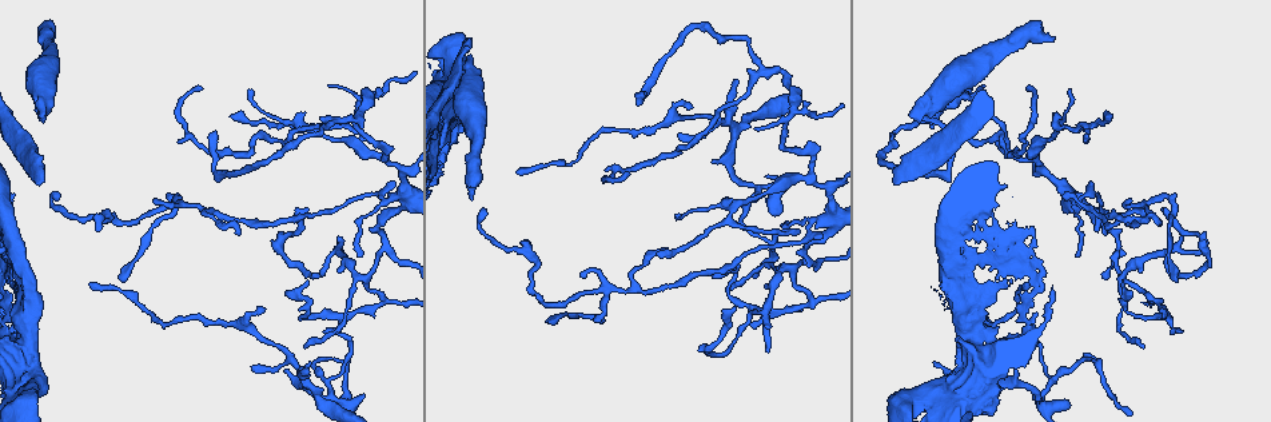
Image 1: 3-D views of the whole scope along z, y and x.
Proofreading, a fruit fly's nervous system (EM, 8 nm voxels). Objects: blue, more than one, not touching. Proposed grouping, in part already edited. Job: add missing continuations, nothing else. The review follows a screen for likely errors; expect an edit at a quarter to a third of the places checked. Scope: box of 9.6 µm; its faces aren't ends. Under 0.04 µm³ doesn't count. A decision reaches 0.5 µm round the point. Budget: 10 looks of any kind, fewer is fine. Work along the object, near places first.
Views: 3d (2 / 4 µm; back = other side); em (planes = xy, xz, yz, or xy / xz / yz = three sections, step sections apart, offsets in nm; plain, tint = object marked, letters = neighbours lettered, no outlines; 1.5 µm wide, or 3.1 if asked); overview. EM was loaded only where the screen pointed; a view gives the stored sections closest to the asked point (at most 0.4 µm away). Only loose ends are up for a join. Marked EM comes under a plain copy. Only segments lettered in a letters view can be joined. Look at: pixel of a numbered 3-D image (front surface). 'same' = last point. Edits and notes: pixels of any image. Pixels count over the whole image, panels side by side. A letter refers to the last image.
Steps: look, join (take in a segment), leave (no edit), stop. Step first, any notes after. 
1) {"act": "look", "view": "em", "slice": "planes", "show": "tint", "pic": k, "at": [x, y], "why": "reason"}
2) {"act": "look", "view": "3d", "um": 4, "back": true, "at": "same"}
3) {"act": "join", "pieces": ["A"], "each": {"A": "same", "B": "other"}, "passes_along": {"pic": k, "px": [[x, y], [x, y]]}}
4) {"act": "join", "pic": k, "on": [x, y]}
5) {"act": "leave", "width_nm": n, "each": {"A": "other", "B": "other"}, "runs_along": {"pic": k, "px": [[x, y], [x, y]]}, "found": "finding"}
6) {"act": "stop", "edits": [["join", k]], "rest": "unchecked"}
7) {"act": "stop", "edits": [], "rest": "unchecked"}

{"act": "look", "view": "3d", "um": 2, "pic": 1, "at": [1061, 197], "why": "branch stops here"}

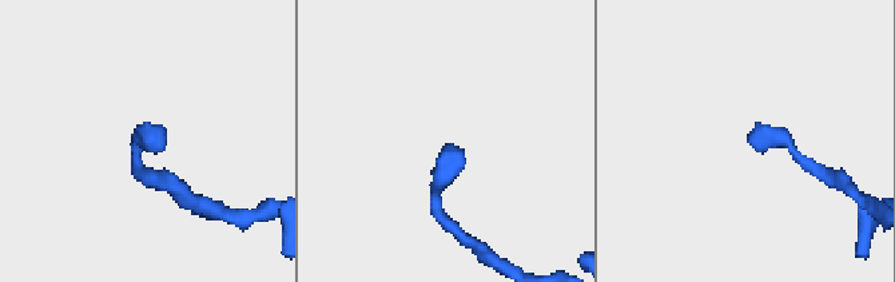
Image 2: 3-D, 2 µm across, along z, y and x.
{"act": "look", "view": "em", "slice": "planes", "show": "letters", "pic": 2, "at": [448, 144], "why": "shape alone is not enough"}

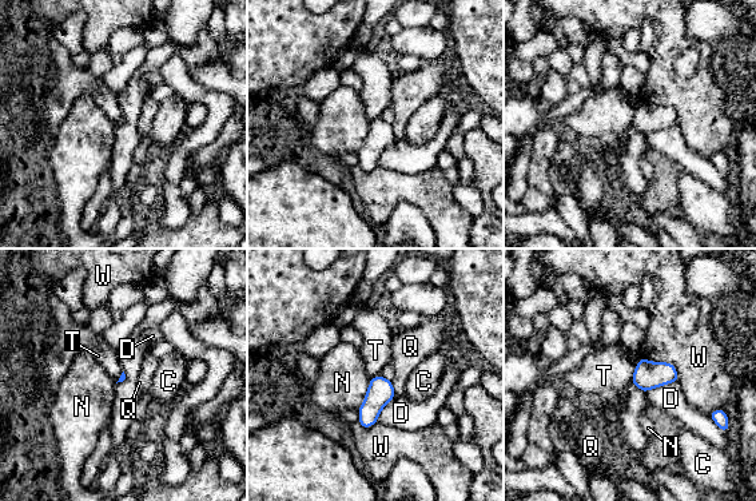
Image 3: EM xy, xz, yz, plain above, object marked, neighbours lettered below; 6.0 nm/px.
{"act": "leave", "each": {"C": "other", "D": "other", "N": "other", "Q": "other", "T": "other", "W": "other"}, "found": "none of them fits"}

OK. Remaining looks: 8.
{"act": "look", "view": "3d", "um": 4, "pic": 1, "at": [471, 38], "why": "branch stops here"}

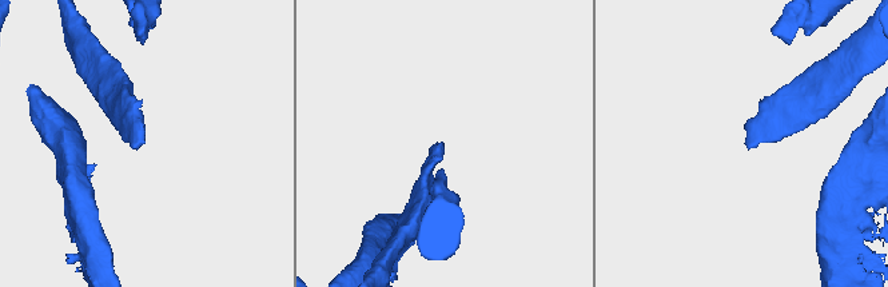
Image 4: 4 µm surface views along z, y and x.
{"act": "look", "view": "em", "slice": "planes", "show": "letters", "pic": 4, "at": [748, 148]}

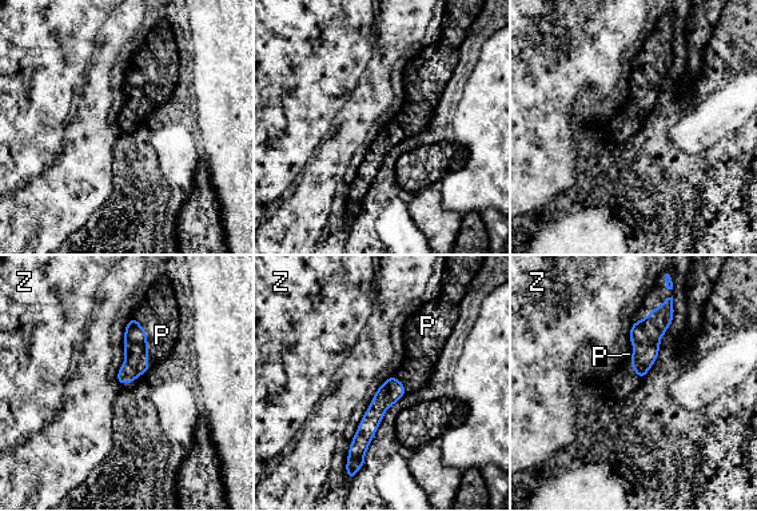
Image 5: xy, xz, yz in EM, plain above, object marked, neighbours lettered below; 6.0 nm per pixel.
{"act": "join", "pieces": ["P"], "each": {"P": "same", "Z": "other"}, "passes_along": {"pic": 5, "px": [[135, 363], [147, 347], [162, 335]]}, "found": "the cell continues"}

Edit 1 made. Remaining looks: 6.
{"act": "look", "view": "em", "slice": "yz", "step": 4, "show": "tint", "pic": 1, "at": [515, 173]}

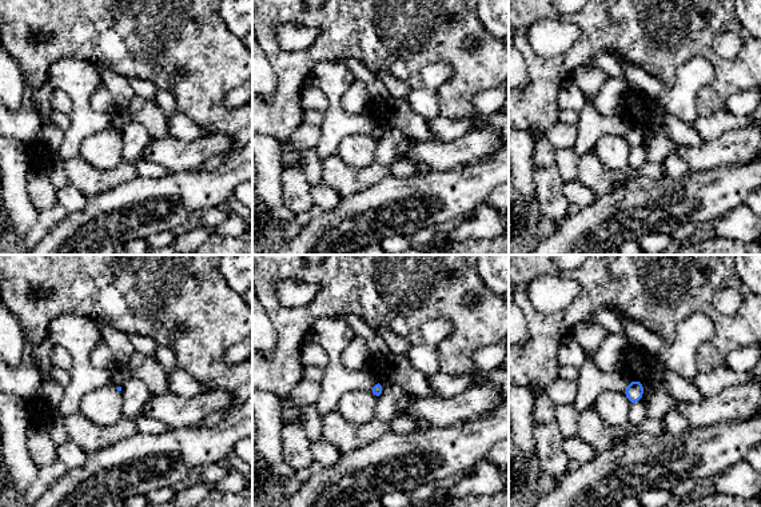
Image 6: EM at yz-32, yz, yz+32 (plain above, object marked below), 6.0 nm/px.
{"act": "look", "view": "em", "slice": "planes", "show": "letters", "at": "same", "why": "cut it another way"}

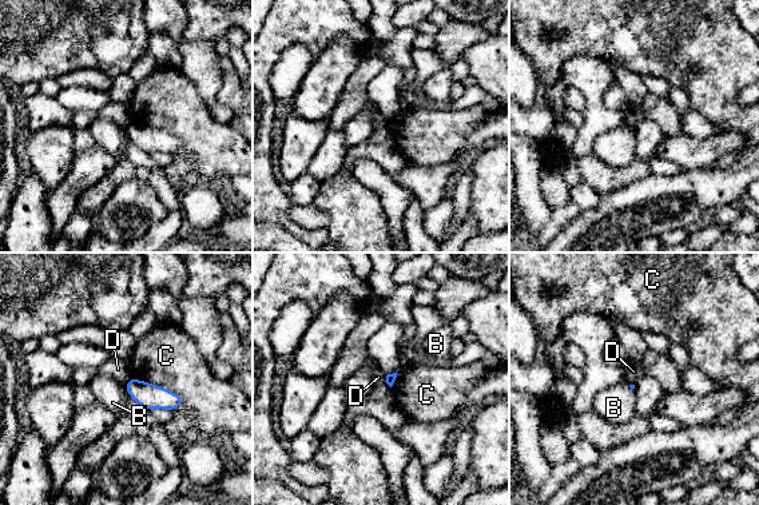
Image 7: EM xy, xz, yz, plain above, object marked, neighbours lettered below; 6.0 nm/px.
{"act": "leave", "longest_contact_nm": ["C", 360], "each": {"B": "other", "C": "other", "D": "other"}, "border": {"pic": 7, "px": [[132, 377], [124, 384]]}, "found": "no lettered segment goes on from it"}

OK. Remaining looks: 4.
{"act": "look", "view": "3d", "um": 4, "back": true, "pic": 1, "at": [311, 363], "why": "thin end"}

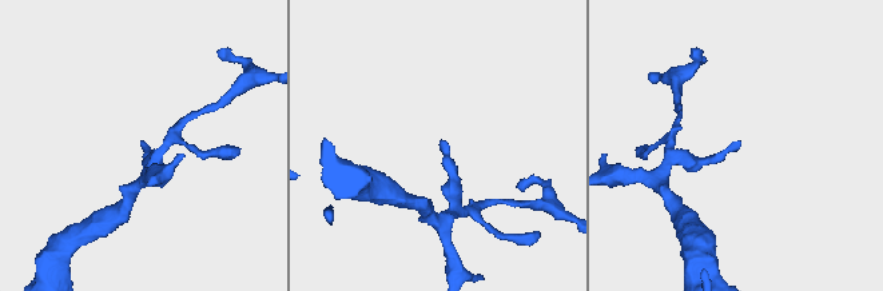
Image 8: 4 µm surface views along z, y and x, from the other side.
{"act": "look", "view": "em", "slice": "planes", "show": "letters", "pic": 8, "at": [140, 140], "why": "shape alone is not enough"}

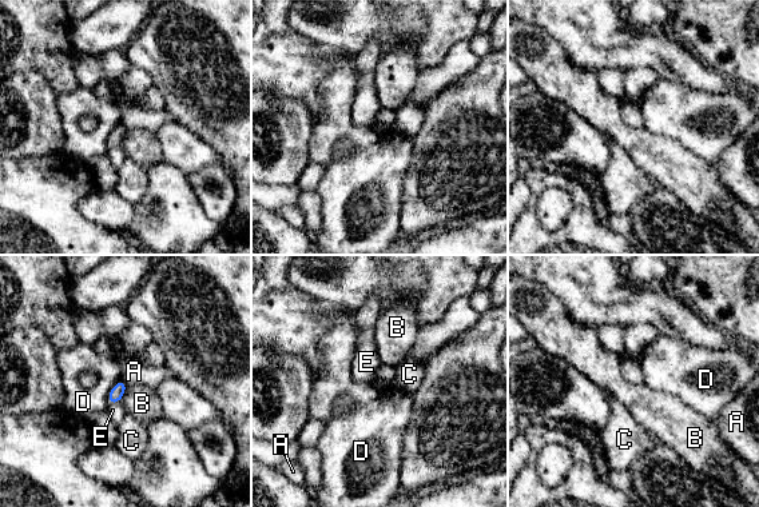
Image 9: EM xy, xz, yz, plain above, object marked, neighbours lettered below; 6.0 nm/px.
{"act": "leave", "longest_contact_nm": ["D", 180], "each": {"A": "other", "B": "other", "C": "other", "D": "other", "E": "other"}, "border": {"pic": 9, "px": [[120, 380], [127, 384]]}, "found": "none of them fits"}

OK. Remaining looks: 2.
{"act": "stop", "edits": [["join", 5]], "rest": "unchecked"}

